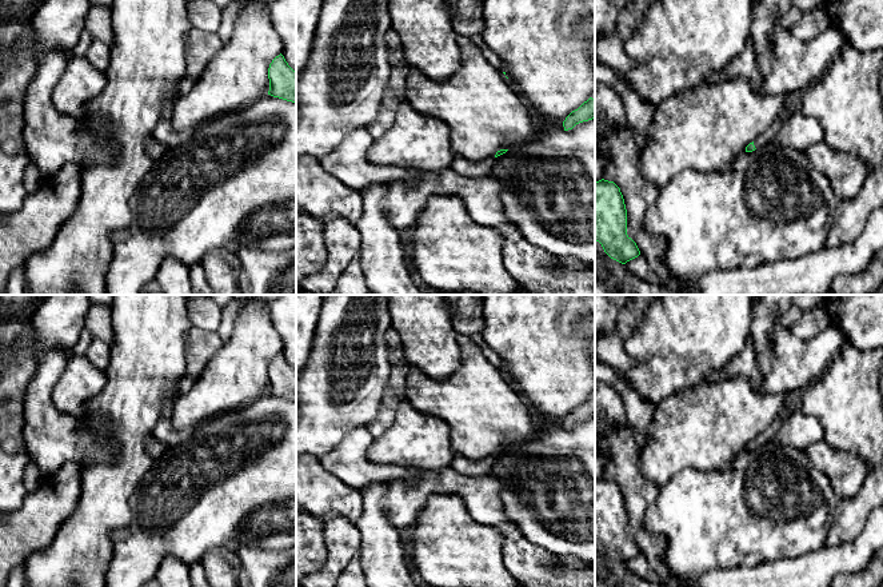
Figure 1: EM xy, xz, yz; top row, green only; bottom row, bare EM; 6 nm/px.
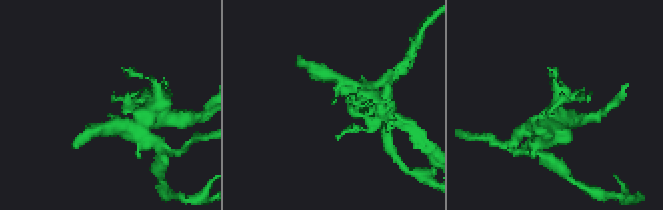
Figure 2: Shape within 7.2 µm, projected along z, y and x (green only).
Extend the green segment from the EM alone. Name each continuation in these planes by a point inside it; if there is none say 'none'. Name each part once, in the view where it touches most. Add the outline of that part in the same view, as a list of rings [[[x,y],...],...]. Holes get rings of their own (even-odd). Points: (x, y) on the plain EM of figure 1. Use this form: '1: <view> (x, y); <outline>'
1: yz (766, 435); [[[784,407],[776,415],[776,418],[770,423],[768,427],[766,430],[763,430],[760,434],[756,435],[756,438],[754,439],[755,447],[759,448],[763,444],[766,444],[767,442],[772,440],[774,436],[776,435],[776,432],[780,430],[780,427],[784,423],[784,420],[788,418],[788,415],[790,415],[790,412]]]

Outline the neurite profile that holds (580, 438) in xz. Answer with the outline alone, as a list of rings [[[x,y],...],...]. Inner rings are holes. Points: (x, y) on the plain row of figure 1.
[[[539,418],[536,436],[524,444],[510,447],[495,458],[488,476],[500,486],[504,514],[523,536],[556,556],[575,556],[595,564],[595,418],[566,430],[563,422]]]

